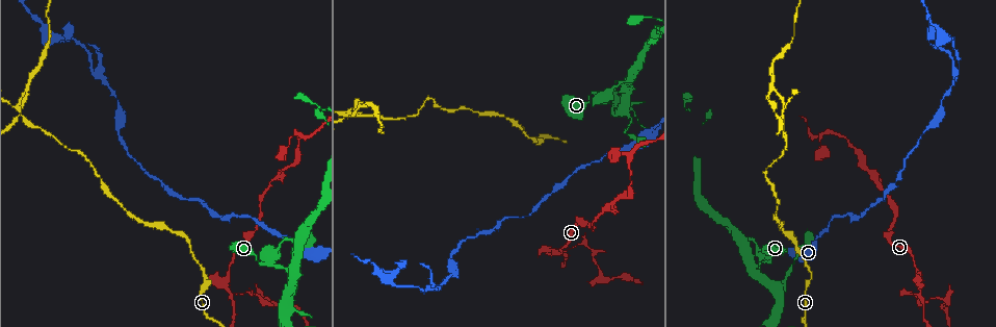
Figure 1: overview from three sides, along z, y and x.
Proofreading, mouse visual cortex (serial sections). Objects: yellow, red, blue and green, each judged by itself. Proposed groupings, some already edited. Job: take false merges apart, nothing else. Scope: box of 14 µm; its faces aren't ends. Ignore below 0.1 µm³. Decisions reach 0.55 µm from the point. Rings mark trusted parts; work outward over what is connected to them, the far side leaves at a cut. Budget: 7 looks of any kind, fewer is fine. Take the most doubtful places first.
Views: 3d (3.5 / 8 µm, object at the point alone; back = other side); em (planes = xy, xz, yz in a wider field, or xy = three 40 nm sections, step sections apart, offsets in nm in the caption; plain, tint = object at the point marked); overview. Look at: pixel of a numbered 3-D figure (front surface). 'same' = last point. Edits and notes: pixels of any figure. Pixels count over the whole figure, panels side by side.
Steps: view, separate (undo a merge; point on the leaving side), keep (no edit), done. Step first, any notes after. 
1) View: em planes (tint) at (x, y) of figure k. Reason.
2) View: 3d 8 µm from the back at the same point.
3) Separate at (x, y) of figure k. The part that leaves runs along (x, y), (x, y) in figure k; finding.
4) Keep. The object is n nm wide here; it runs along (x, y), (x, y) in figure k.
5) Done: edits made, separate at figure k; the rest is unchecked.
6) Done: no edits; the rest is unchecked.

View: 3d 8 µm at (357, 115) of figure 1. Four arms meet.

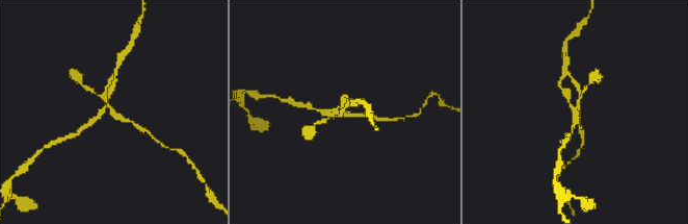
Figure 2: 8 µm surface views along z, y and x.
View: 3d 3.5 µm at (580, 107) of figure 2.

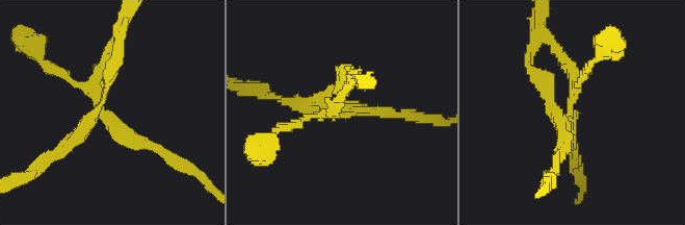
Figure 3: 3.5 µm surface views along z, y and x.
View: em xy step 1 (tint) at (106, 117) of figure 3. Now the EM.

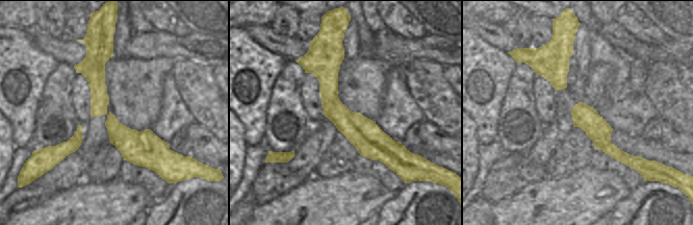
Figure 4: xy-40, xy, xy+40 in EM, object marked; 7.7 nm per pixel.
Separate at (576, 78) of figure 3. The part that leaves runs along (573, 113), (573, 71), (541, 26) in figure 3; a second cell is stuck on.

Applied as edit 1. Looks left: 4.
View: 3d 8 µm at (298, 135) of figure 1. A fork.

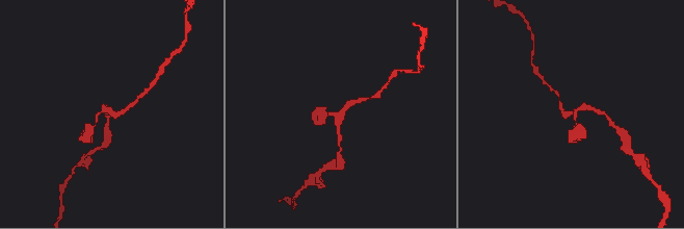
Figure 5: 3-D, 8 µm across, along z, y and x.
View: em planes (tint) at (581, 108) of figure 5.

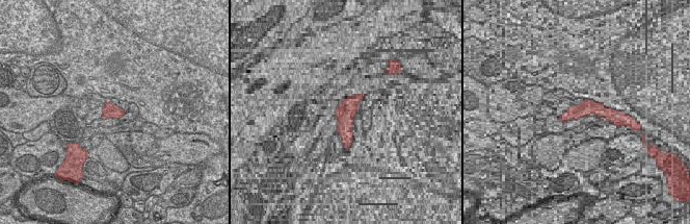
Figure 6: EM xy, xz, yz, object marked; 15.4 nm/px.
Keep. It runs along (340, 146), (338, 119), (321, 116) in figure 5; all the same cell.

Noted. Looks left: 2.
View: 3d 3.5 µm from the back at (54, 39) of figure 1. Arms part here.

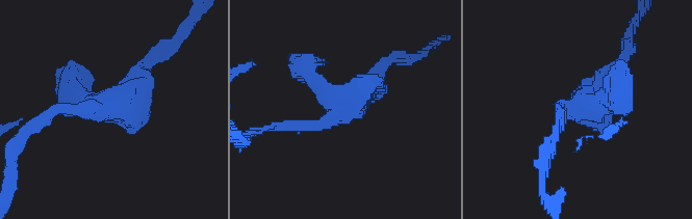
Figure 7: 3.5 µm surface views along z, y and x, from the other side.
View: em xy step 2 (tint) at (338, 110) of figure 7.

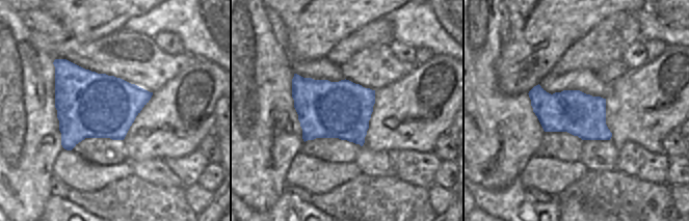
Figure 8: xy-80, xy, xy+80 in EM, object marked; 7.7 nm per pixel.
Keep. It runs along (279, 126), (321, 126), (375, 73) in figure 7; continuous, no second cell.

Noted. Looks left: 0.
Done: edits made, separate at figure 3; the rest is unchecked.

